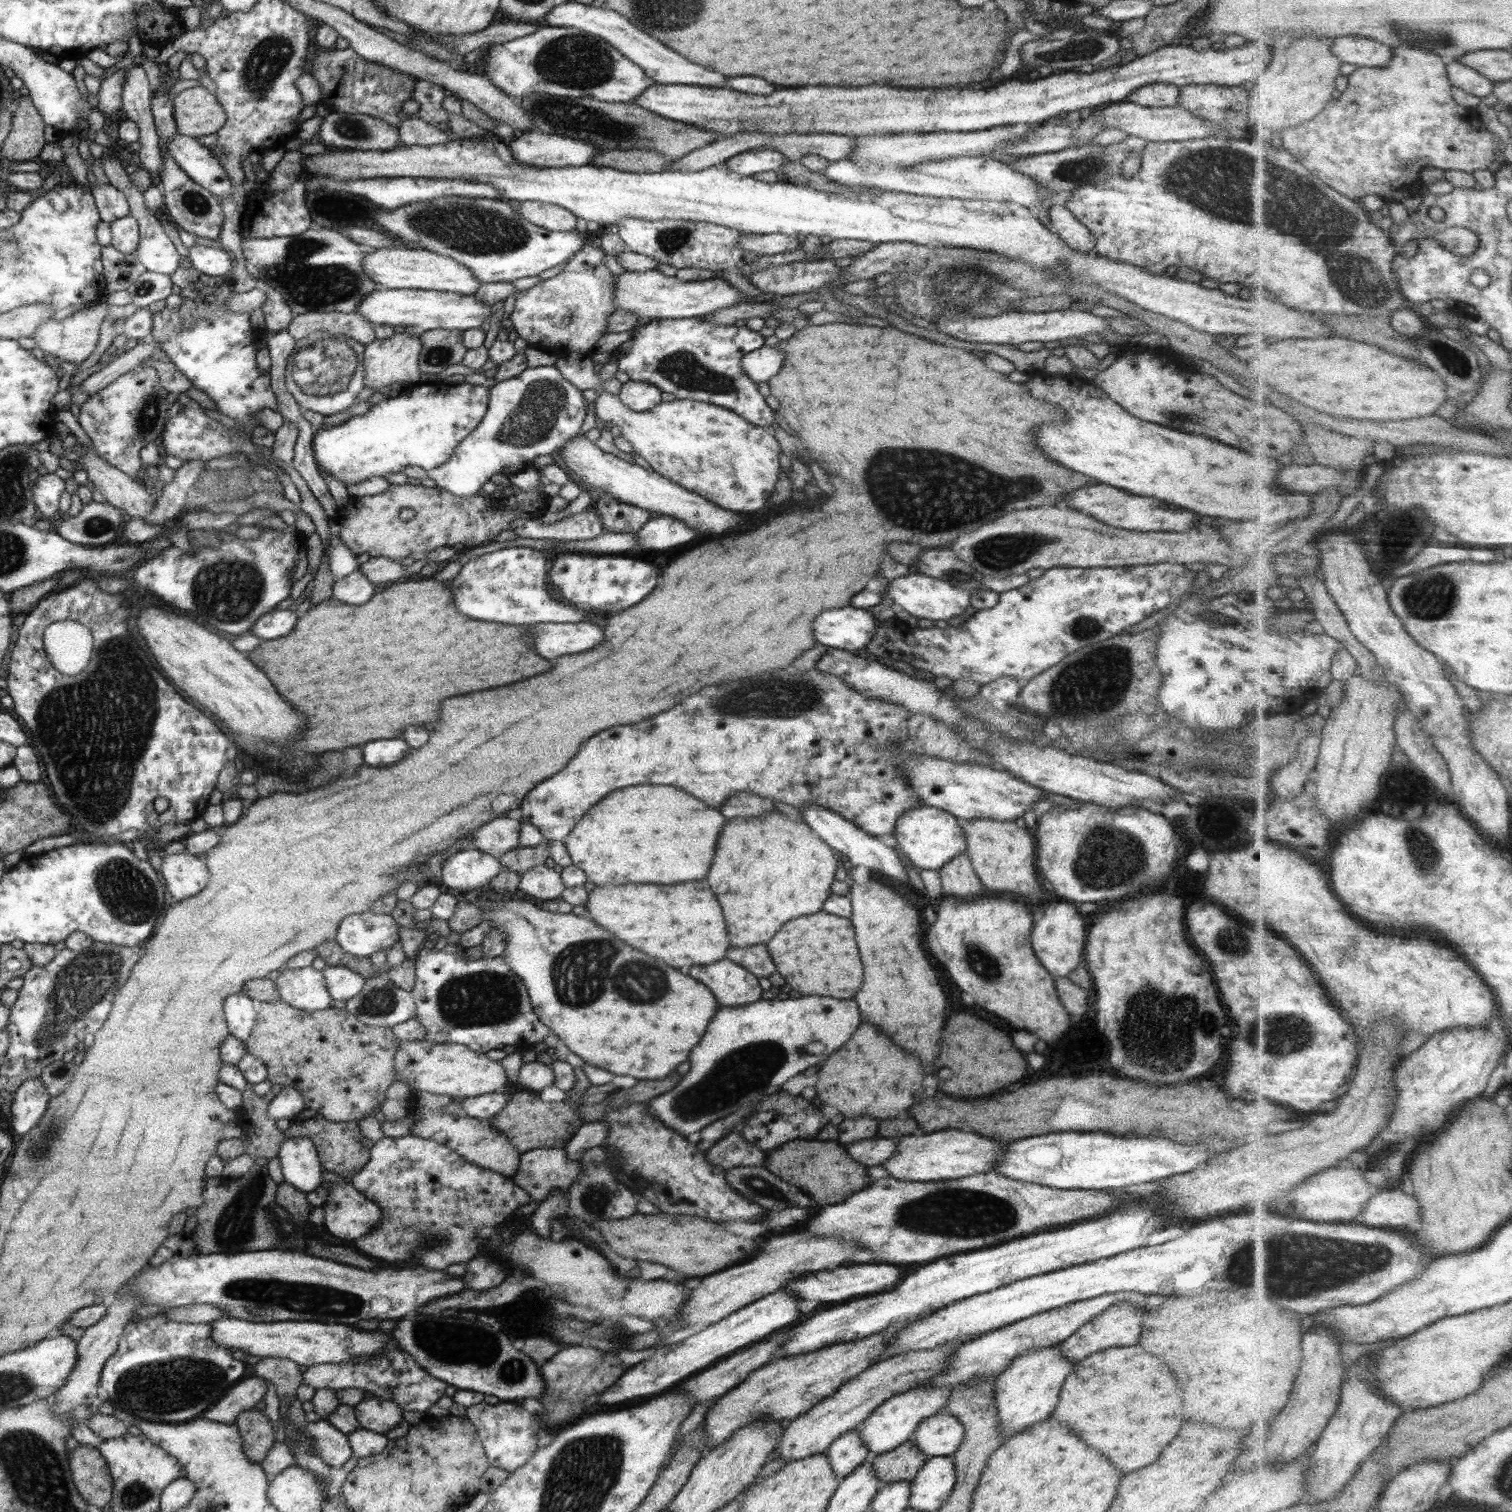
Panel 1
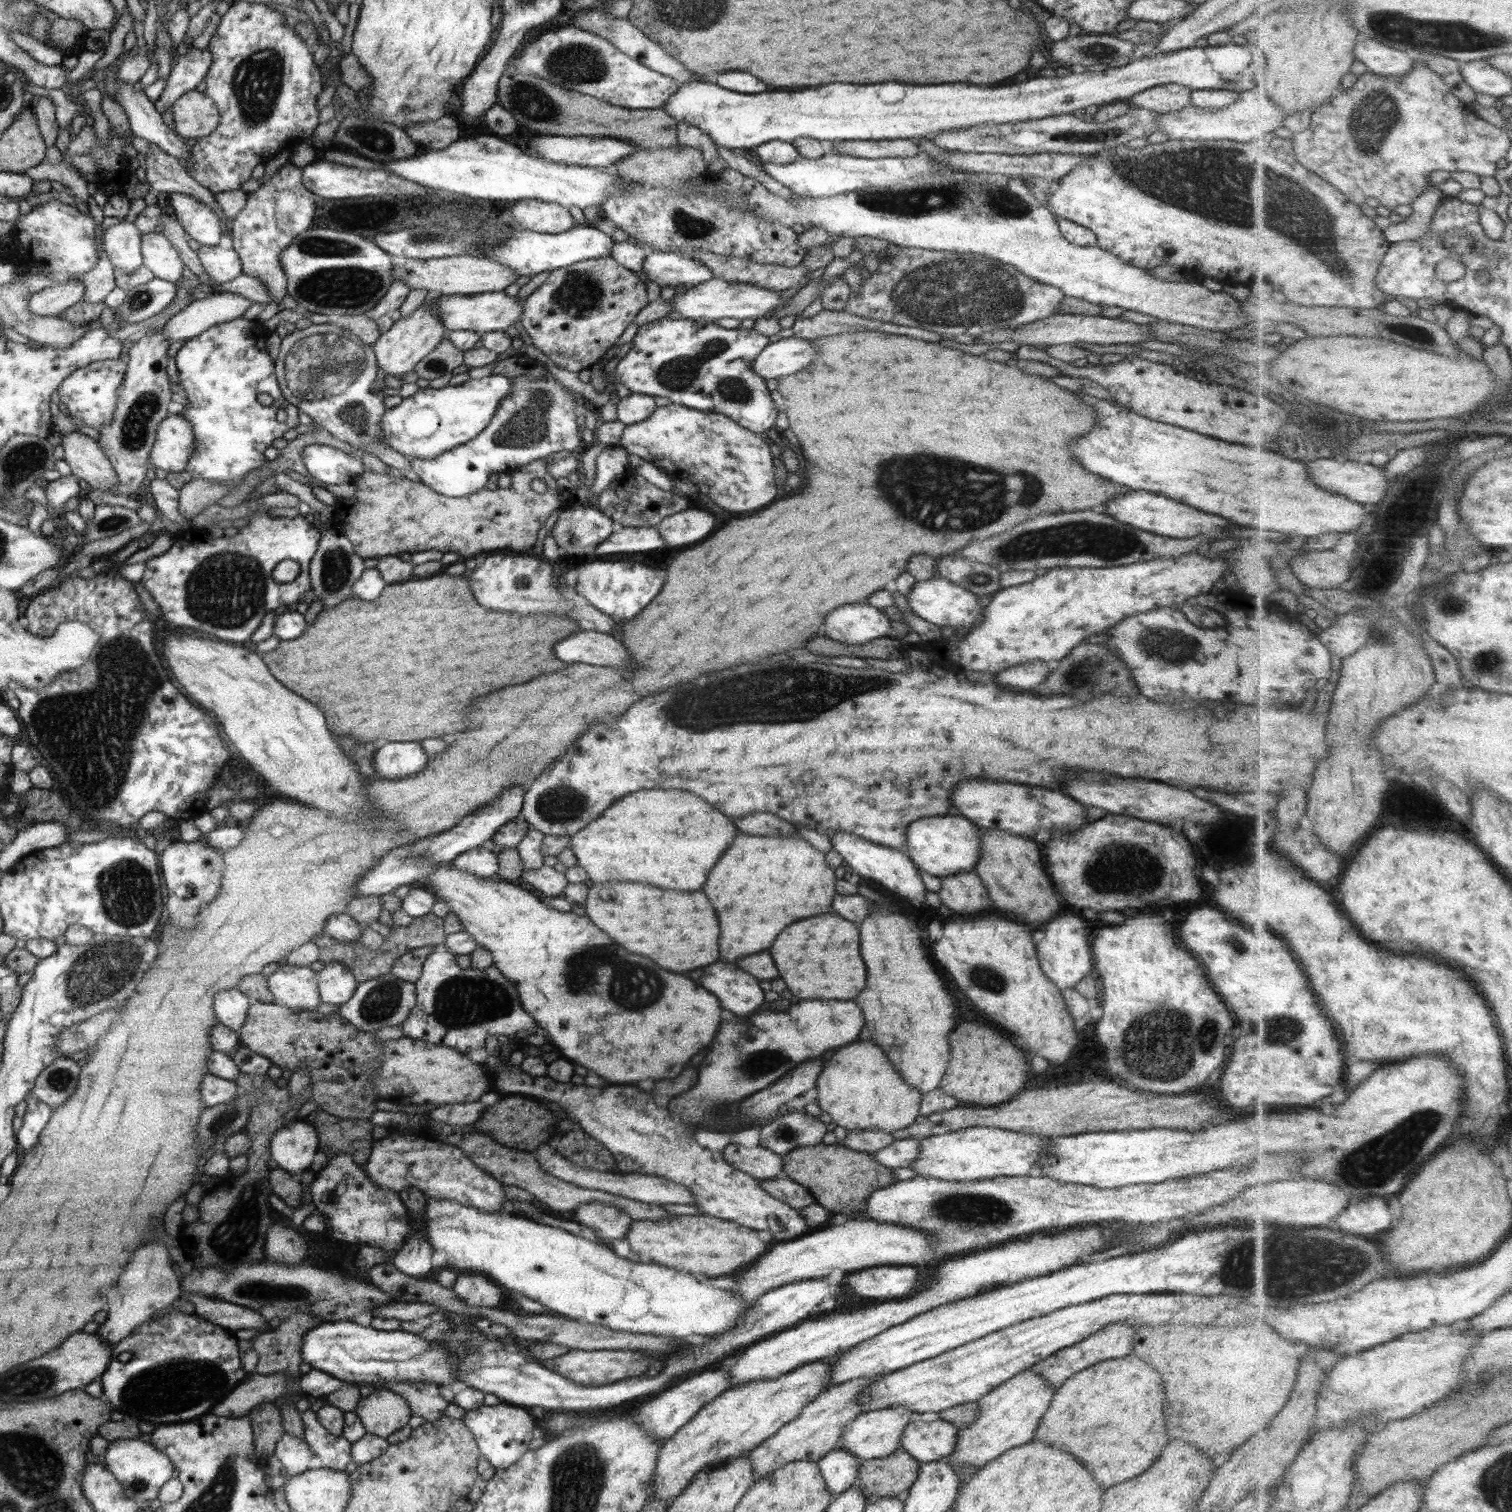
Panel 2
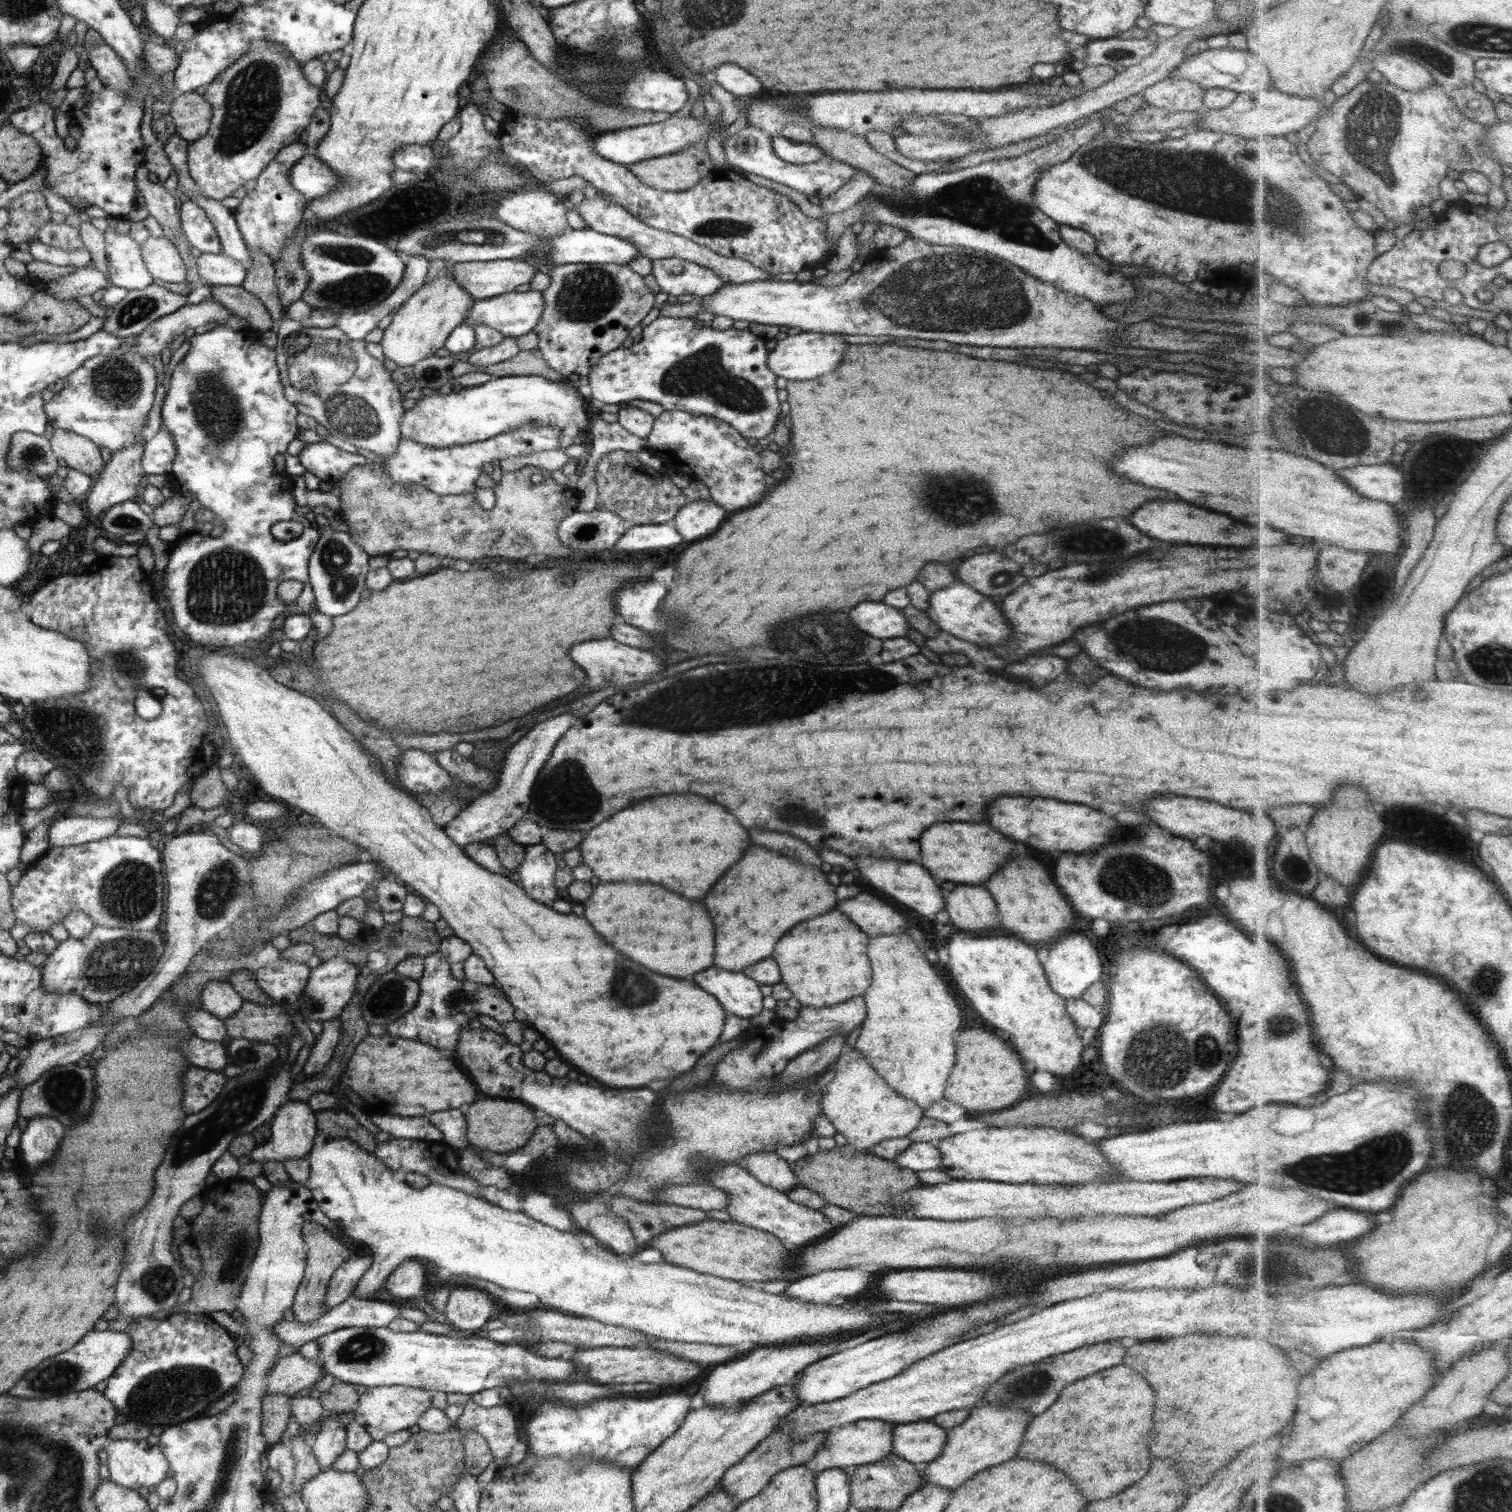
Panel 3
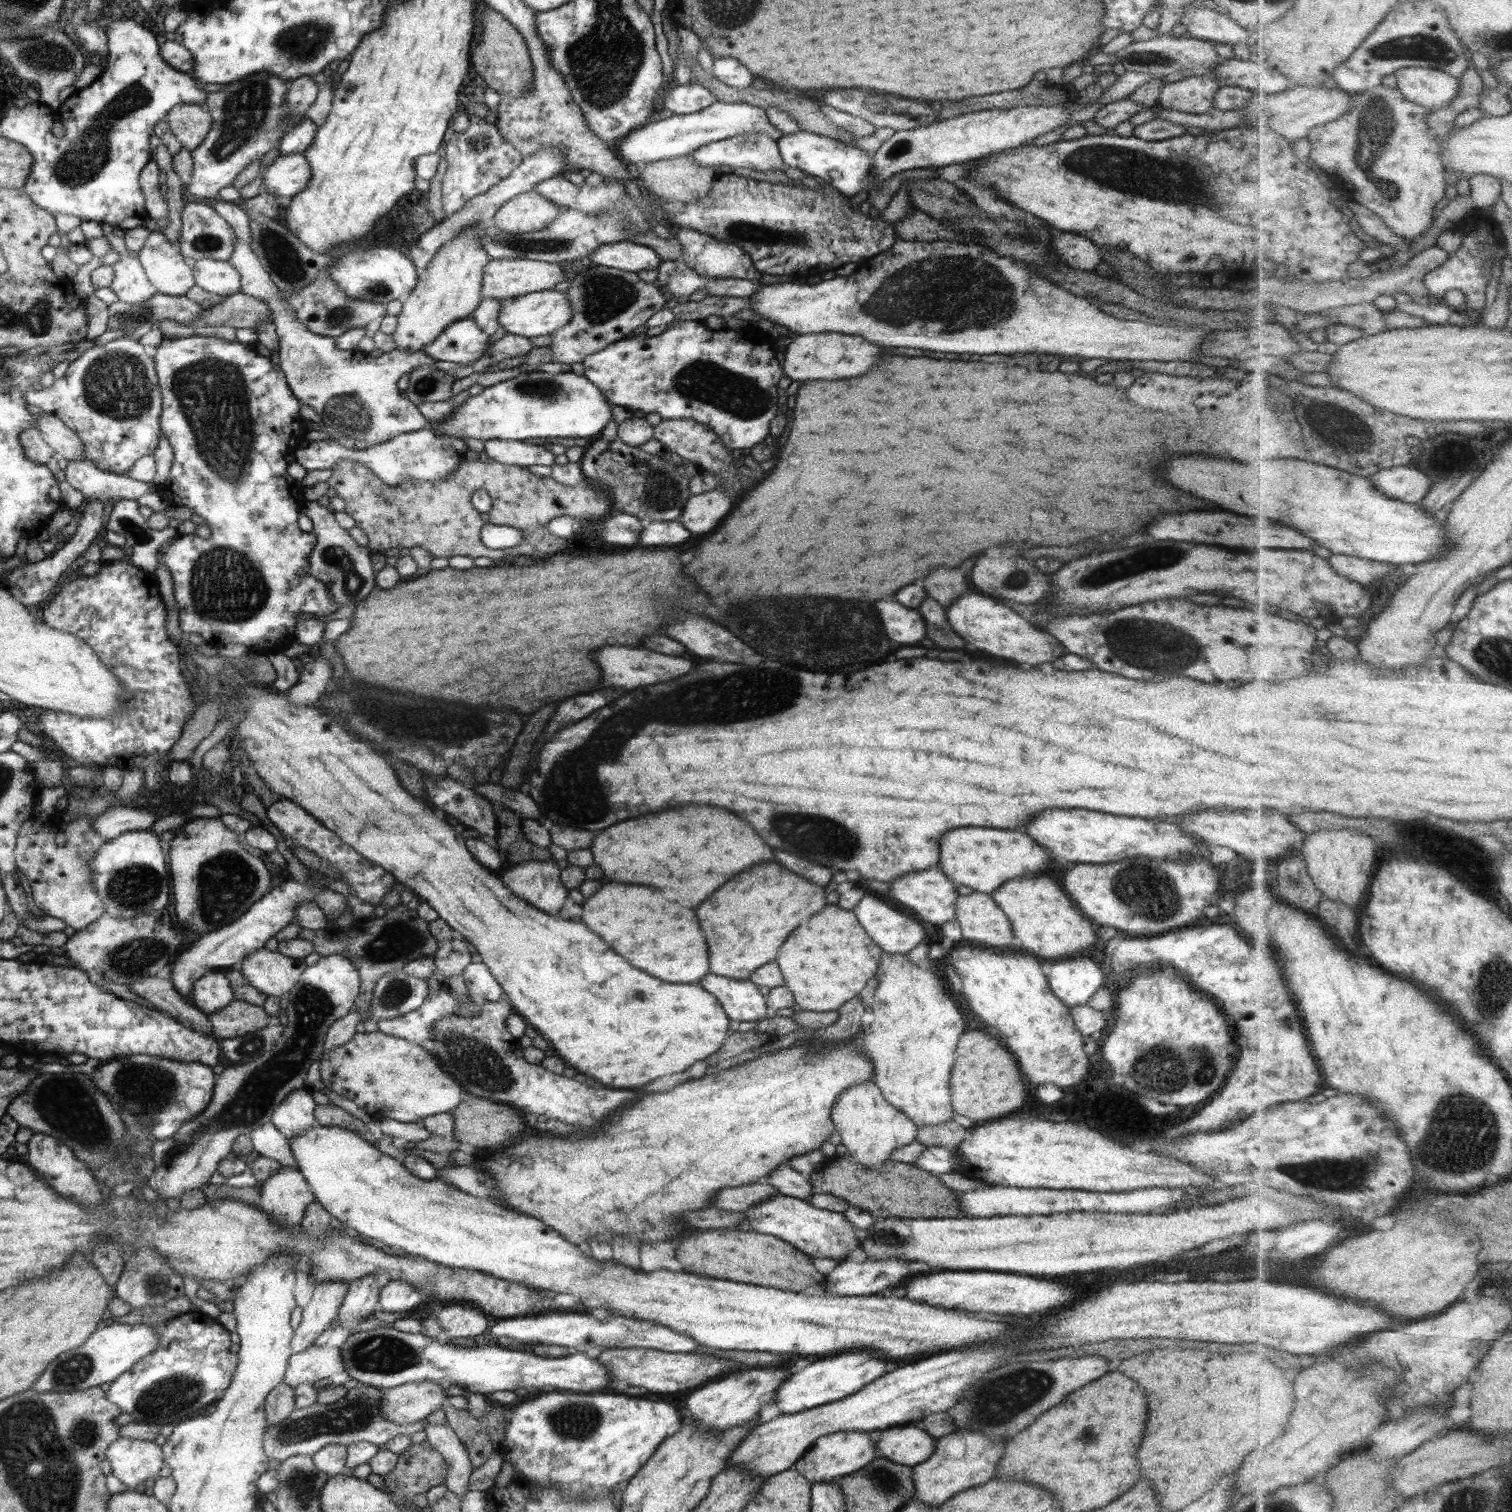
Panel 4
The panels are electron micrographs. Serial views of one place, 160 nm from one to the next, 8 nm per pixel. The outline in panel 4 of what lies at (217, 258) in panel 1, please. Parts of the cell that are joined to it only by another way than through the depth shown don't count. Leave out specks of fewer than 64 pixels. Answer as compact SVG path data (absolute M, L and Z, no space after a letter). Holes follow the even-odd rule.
M196 259L194 262L196 284L220 296L230 296L241 291L241 276L229 261Z

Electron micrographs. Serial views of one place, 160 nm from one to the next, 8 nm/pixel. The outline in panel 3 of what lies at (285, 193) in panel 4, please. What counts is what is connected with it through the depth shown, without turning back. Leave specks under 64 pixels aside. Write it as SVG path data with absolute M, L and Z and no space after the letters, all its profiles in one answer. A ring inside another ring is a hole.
M304 155L294 163L289 177L292 186L308 200L322 198L341 186L341 176L316 155Z

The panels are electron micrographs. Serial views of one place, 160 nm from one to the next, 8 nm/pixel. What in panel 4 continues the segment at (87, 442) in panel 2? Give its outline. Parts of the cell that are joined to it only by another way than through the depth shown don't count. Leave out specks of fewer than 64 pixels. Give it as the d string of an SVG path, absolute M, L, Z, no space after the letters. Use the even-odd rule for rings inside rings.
M44 413L36 419L36 428L43 433L43 439L55 448L59 458L69 462L86 460L86 445L75 431L64 425L55 415Z

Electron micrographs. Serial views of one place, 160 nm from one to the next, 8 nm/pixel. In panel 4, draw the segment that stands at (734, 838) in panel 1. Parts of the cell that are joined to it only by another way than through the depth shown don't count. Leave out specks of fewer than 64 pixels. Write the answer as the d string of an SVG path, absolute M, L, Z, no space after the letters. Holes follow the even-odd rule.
M762 862L740 872L696 908L708 940L710 970L718 976L748 979L757 968L778 958L778 948L802 918L810 918L824 906L825 888L776 862Z

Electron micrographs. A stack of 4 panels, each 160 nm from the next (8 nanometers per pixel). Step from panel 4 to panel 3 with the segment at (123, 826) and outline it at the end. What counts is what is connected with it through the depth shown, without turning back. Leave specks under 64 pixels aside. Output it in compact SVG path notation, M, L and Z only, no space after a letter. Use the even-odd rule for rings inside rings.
M56 817L48 828L50 847L68 847L97 842L114 836L118 827L124 824L124 818Z

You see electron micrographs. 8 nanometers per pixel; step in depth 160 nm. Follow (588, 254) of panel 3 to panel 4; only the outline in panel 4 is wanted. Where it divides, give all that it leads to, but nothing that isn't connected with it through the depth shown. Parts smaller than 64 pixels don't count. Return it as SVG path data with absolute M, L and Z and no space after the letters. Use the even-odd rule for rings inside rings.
M632 241L602 245L589 254L589 259L596 265L619 268L636 274L643 270L656 269L662 262L655 250Z

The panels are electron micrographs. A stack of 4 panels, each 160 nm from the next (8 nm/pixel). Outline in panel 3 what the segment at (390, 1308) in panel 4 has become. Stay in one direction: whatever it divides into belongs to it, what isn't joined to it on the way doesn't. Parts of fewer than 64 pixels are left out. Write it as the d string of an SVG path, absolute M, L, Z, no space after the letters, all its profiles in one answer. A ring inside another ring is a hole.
M408 1259L392 1271L385 1282L386 1290L398 1299L415 1299L419 1296L428 1277L427 1260Z

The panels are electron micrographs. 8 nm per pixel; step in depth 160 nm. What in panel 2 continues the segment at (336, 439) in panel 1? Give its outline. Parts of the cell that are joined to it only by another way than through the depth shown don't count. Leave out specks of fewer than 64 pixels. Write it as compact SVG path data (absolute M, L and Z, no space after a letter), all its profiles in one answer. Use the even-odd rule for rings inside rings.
M491 374L481 380L469 379L460 386L419 389L414 395L387 410L382 421L383 442L410 460L428 460L476 438L487 426L500 403L511 393L513 380Z

